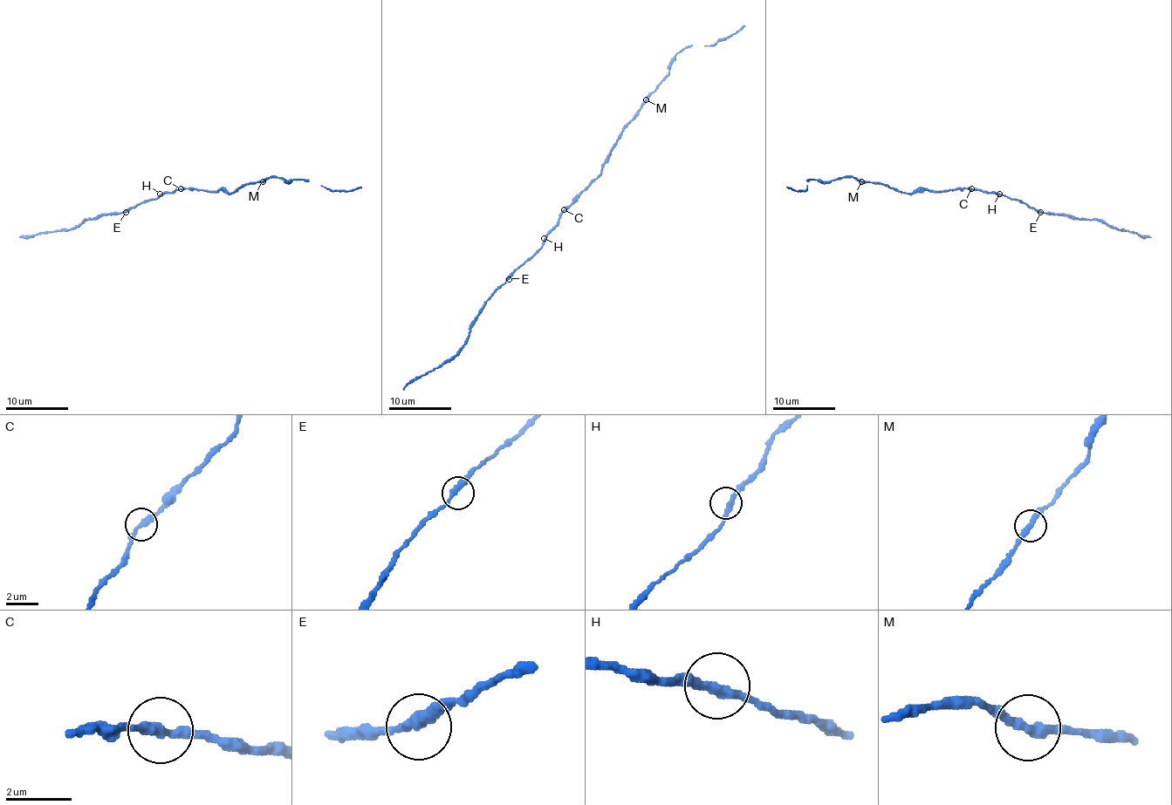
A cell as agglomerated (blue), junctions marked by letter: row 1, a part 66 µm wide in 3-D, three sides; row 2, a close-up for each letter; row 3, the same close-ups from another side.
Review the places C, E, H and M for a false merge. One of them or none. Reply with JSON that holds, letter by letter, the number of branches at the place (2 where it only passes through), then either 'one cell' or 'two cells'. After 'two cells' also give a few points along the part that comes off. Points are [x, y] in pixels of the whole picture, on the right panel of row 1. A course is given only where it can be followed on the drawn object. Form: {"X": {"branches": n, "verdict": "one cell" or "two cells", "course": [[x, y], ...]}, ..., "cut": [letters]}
{"C": {"branches": 2, "verdict": "one cell"}, "E": {"branches": 2, "verdict": "one cell"}, "H": {"branches": 2, "verdict": "one cell"}, "M": {"branches": 2, "verdict": "one cell"}, "cut": []}

